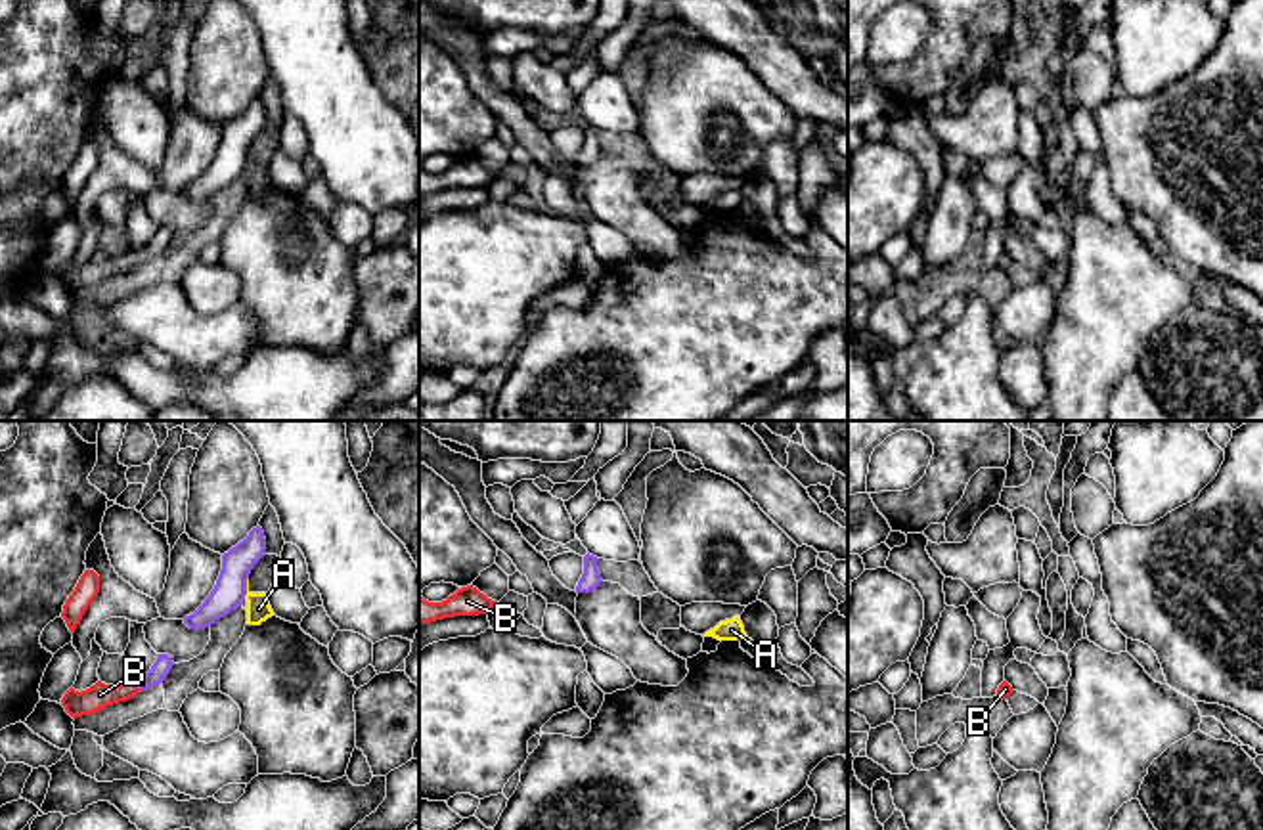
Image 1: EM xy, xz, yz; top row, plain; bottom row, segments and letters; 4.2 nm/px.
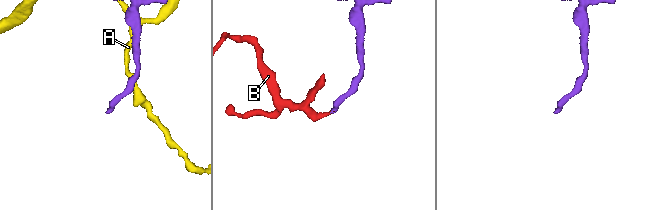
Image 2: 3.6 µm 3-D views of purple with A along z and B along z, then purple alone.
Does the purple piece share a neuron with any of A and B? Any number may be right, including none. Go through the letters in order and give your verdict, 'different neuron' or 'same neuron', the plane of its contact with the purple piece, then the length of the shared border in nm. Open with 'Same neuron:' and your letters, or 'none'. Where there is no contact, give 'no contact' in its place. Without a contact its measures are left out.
Same neuron: none
A: different neuron; contact in xy; length 100 nm
B: different neuron; contact in xy; length 50 nm

